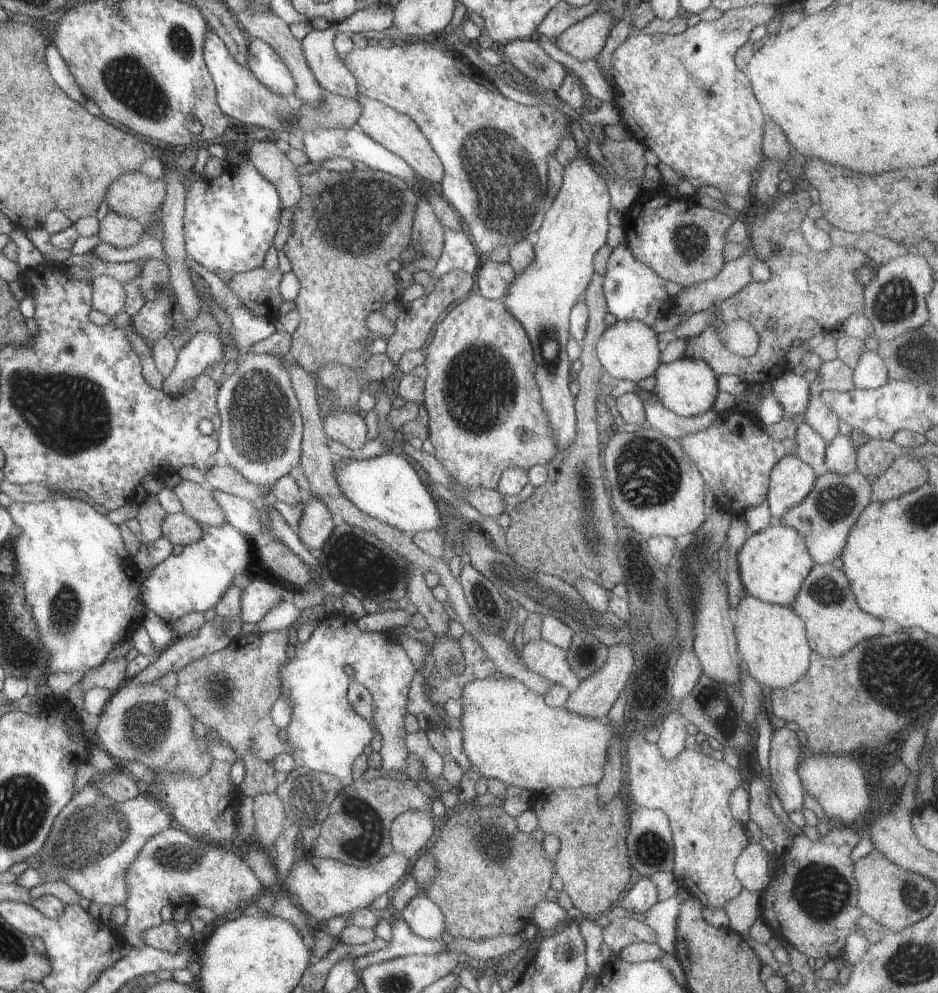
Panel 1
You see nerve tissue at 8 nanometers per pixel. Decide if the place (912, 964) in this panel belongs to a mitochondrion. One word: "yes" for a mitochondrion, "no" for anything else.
yes

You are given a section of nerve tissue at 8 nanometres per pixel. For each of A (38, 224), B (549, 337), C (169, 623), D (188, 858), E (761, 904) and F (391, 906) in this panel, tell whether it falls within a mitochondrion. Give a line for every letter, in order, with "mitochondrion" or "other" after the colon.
A: other
B: mitochondrion
C: other
D: mitochondrion
E: other
F: other

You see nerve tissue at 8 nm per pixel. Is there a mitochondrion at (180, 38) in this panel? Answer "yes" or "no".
yes

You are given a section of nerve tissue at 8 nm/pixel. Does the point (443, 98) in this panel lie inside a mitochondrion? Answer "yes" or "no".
no

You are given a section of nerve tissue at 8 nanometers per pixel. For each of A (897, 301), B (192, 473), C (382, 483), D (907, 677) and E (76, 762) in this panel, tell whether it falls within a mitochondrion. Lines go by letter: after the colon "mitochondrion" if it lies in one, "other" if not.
A: mitochondrion
B: other
C: other
D: mitochondrion
E: other

